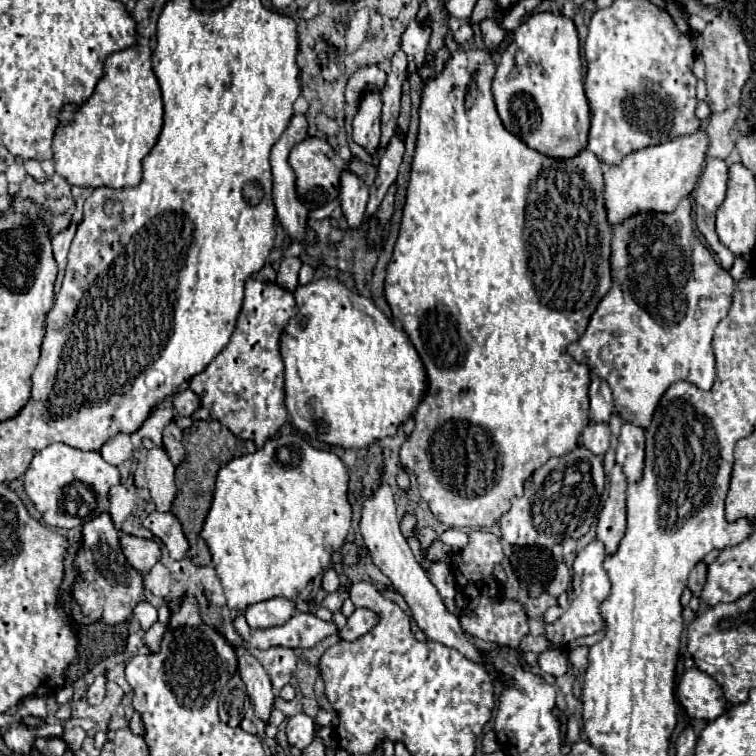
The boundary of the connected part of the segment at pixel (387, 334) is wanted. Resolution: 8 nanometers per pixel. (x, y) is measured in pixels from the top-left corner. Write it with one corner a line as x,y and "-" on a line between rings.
315,280
305,286
295,288
295,300
299,312
285,324
283,334
281,334
281,358
285,362
285,406
289,412
289,424
319,442
341,446
341,448
365,448
385,436
393,436
397,428
409,418
409,414
419,406
419,396
423,396
423,384
427,384
427,376
423,376
423,362
419,360
419,354
415,352
411,340
407,340
407,334
403,330
397,330
387,316
365,296
351,292
347,286
343,286
339,280

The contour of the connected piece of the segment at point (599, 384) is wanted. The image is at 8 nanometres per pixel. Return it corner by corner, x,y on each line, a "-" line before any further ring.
593,376
589,386
589,398
591,398
589,422
609,422
609,416
613,412
613,398
611,398
609,384

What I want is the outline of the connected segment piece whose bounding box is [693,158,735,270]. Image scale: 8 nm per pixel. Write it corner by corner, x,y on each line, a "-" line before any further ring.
707,158
697,188
693,192
695,222
699,232
705,236
707,244
711,246
711,250
717,254
721,268
731,270
735,256
719,242
715,232
715,212
725,200
725,190
727,190
727,164
719,158

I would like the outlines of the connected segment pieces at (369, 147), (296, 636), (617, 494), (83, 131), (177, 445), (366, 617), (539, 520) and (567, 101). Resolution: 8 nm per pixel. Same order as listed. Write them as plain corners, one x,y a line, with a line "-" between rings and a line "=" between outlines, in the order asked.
369,90
359,98
357,114
353,118
353,140
369,154
375,154
379,148
381,106
381,94
377,90
=
295,614
287,624
273,626
267,630
253,630
247,626
243,616
233,618
233,626
237,624
239,636
253,648
311,648
323,638
337,634
337,626
333,622
319,620
313,614
=
619,464
611,470
609,476
609,498
603,504
603,510
597,518
597,540
605,544
607,554
615,554
619,548
619,542
625,534
625,490
627,490
627,478
=
133,44
127,50
113,52
107,56
103,64
103,76
97,82
93,94
81,106
65,104
63,110
59,112
59,126
53,138
55,172
73,186
85,186
85,188
137,186
141,180
141,160
155,146
161,128
163,128
163,100
157,78
151,68
149,46
=
171,420
171,424
163,430
163,448
167,450
171,462
177,466
183,456
185,456
185,450
183,450
183,444
181,444
181,438
183,438
183,432
181,428
177,426
175,420
=
357,608
349,616
347,624
339,630
339,638
341,640
355,640
355,638
363,636
367,630
371,630
377,624
377,620
379,620
379,616
375,612
371,612
367,608
=
577,446
561,458
549,458
545,466
533,472
523,496
513,498
511,508
501,516
503,540
513,546
553,548
567,538
583,536
597,518
603,486
603,458
587,452
587,448
=
551,12
529,16
515,30
513,42
501,54
491,90
505,130
519,136
519,140
523,140
529,148
549,158
573,158
587,146
591,114
583,90
583,64
579,52
579,36
571,18
563,14
555,16

